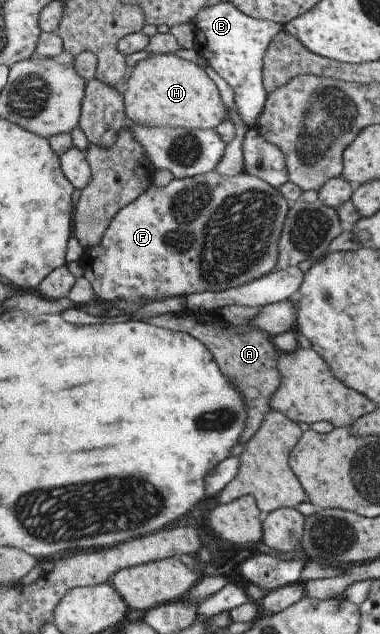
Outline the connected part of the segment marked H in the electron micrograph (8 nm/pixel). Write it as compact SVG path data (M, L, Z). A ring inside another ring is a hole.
M154 53L132 70L123 88L129 120L143 125L187 129L217 129L230 118L216 82L202 66L178 53Z

